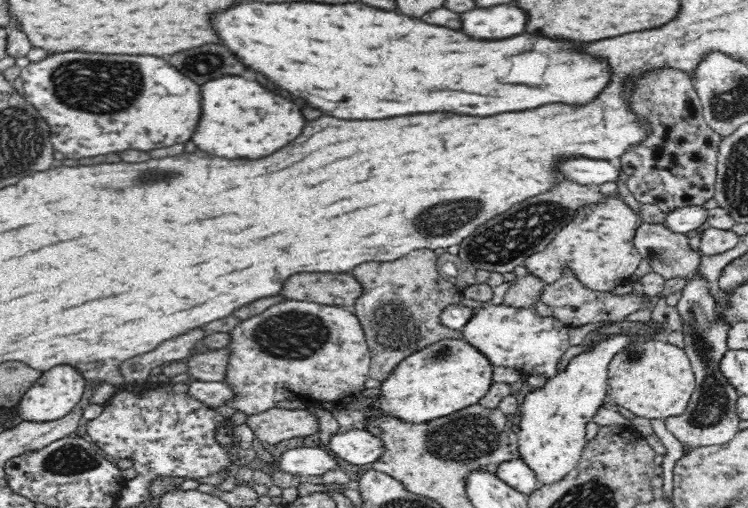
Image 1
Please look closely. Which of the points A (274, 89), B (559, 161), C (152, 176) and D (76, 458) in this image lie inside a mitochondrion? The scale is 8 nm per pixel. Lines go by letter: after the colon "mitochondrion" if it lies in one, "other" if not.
A: other
B: other
C: mitochondrion
D: mitochondrion

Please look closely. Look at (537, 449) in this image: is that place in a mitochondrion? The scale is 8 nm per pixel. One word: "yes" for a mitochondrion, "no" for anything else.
no

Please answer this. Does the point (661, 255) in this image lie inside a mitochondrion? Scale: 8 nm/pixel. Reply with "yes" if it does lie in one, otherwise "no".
yes

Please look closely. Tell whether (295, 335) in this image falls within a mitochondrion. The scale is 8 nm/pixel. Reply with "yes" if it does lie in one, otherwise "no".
yes

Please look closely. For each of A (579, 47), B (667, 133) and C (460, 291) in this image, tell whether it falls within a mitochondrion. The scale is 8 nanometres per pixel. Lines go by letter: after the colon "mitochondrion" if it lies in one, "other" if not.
A: other
B: other
C: other

